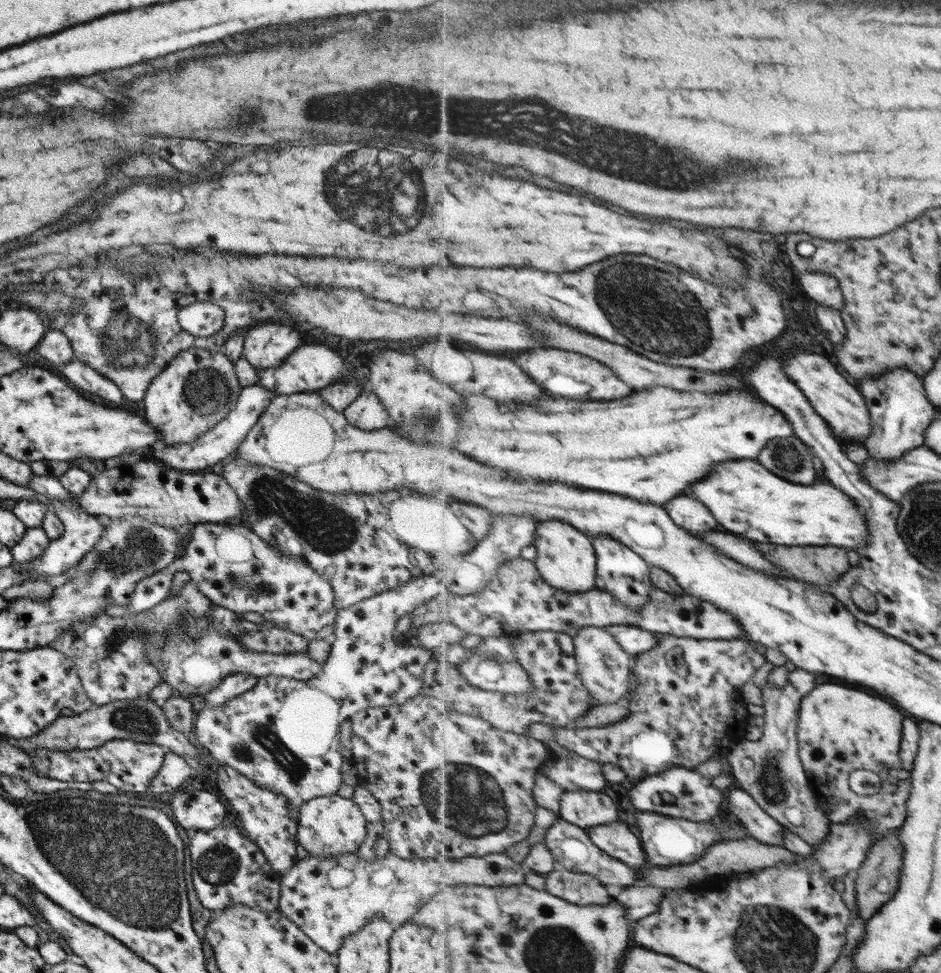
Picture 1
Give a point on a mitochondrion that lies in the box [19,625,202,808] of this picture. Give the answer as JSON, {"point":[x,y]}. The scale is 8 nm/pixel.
{"point":[130,719]}

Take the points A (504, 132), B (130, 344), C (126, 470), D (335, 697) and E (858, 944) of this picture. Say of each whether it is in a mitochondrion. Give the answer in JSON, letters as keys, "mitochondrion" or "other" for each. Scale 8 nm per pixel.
{"A":"mitochondrion","B":"mitochondrion","C":"other","D":"other","E":"other"}

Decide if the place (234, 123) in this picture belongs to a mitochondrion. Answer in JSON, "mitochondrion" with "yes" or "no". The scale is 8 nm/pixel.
{"mitochondrion":"yes"}

